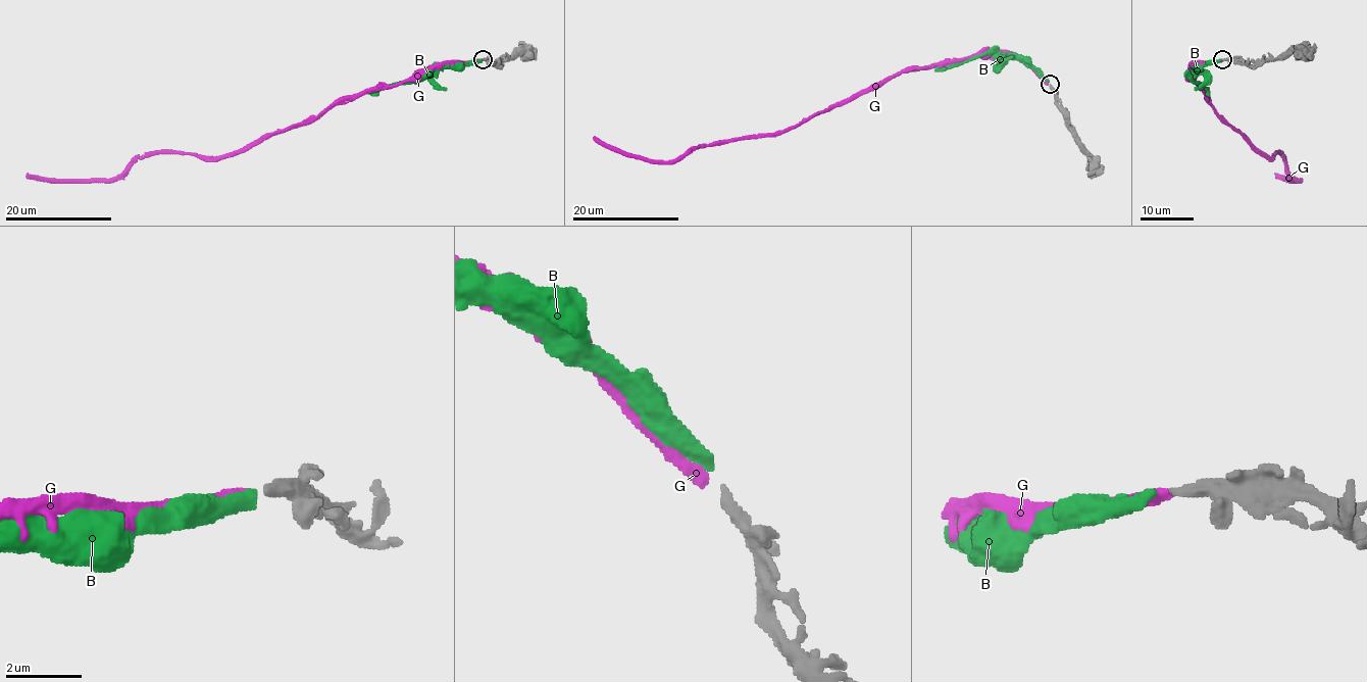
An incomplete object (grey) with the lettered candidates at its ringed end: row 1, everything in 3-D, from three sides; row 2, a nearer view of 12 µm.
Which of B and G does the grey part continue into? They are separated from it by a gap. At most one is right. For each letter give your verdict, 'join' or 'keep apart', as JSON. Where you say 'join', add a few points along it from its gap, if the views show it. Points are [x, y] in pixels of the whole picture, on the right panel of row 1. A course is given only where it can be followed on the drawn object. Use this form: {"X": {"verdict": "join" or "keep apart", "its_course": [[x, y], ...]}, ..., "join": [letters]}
{"B": {"verdict": "keep apart"}, "G": {"verdict": "join", "its_course": [[1222, 59], [1194, 61], [1191, 72], [1221, 116], [1264, 156], [1284, 158], [1299, 180], [1275, 174]]}, "join": ["G"]}

